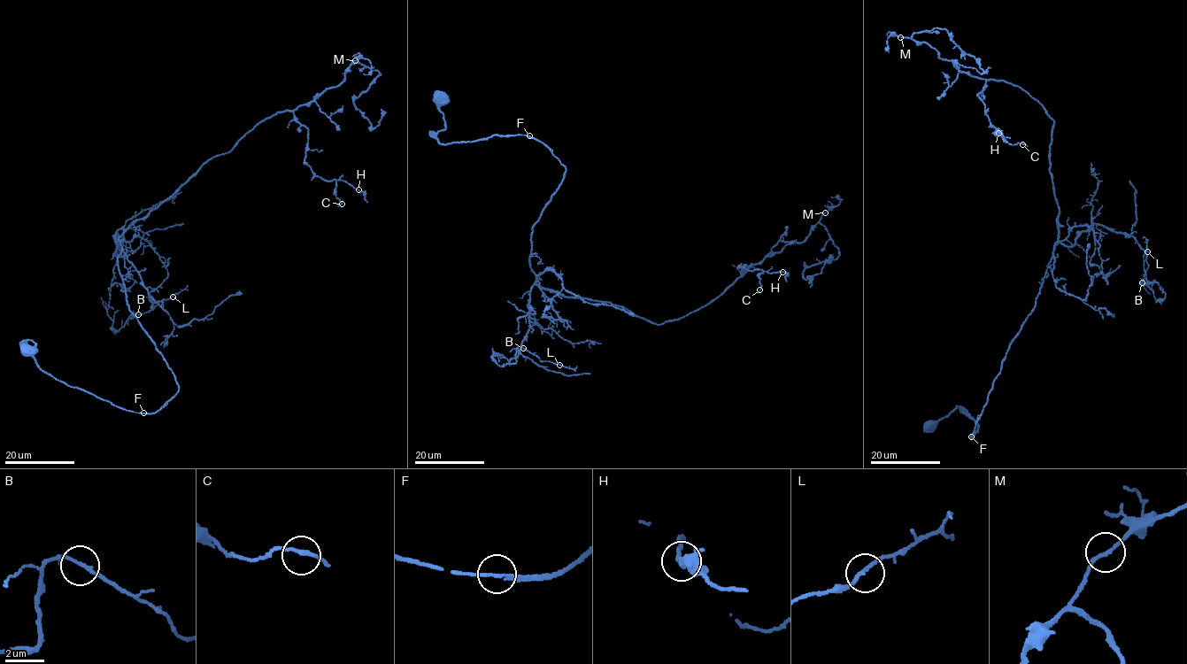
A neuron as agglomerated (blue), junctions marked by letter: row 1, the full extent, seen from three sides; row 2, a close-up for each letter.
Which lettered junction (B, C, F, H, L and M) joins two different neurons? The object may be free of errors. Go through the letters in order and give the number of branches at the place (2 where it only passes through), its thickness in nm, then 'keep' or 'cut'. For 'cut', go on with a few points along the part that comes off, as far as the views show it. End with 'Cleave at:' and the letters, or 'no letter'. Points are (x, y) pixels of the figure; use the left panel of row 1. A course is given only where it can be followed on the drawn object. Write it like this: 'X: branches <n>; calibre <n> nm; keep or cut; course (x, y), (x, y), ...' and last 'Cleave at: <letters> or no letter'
B: branches 2; calibre 170 nm; keep
C: branches 2; calibre 160 nm; keep
F: branches 2; calibre 170 nm; keep
H: branches 2; calibre 180 nm; keep
L: branches 2; calibre 180 nm; keep
M: branches 2; calibre 180 nm; keep
Cleave at: no letter

